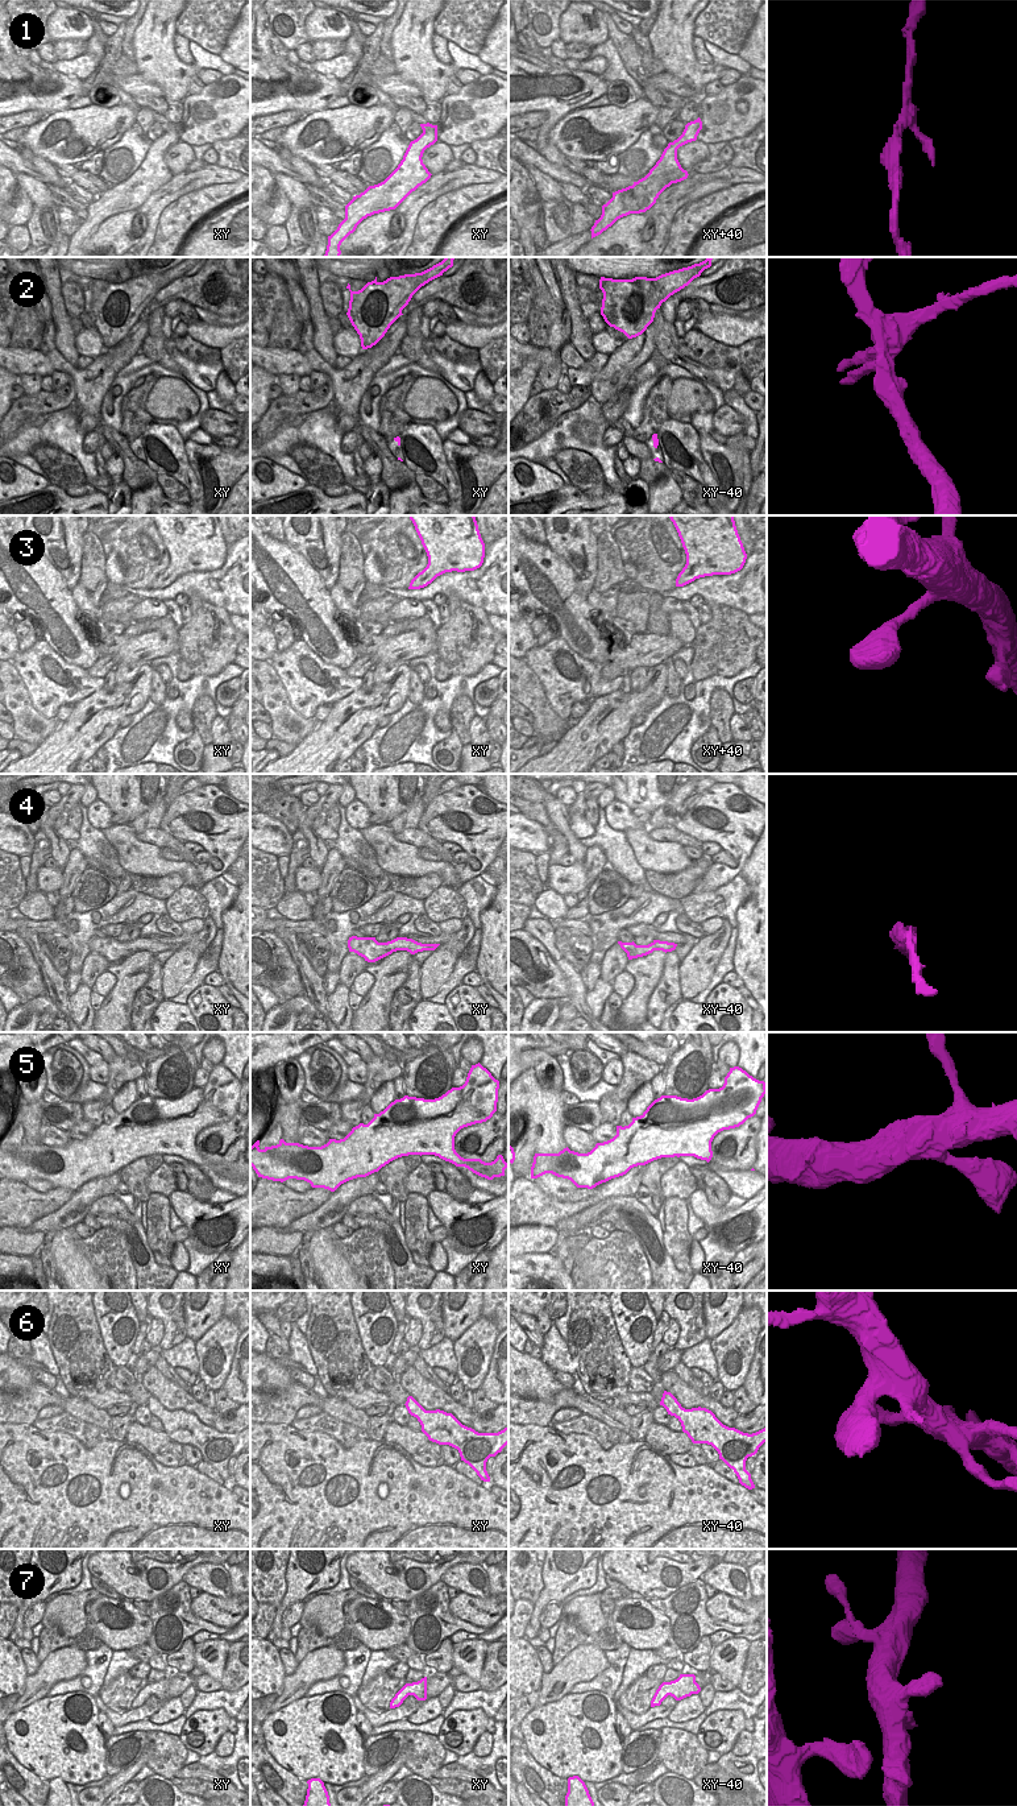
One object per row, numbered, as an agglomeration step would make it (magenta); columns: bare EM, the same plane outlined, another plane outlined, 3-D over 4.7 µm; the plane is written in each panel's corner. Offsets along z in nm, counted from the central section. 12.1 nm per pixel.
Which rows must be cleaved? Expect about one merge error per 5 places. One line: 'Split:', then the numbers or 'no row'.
Split: 2

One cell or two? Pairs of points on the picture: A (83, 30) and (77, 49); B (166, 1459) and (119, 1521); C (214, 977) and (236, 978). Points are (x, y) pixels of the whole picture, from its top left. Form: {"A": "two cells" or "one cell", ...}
{"A": "two cells", "B": "two cells", "C": "two cells"}

